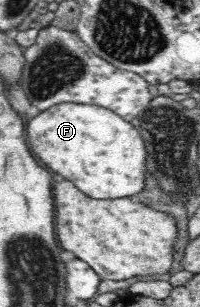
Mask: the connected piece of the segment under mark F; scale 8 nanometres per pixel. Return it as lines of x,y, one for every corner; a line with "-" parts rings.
63,102
27,122
27,144
53,172
79,186
88,197
111,199
141,192
147,166
145,143
130,122
111,110
91,104

